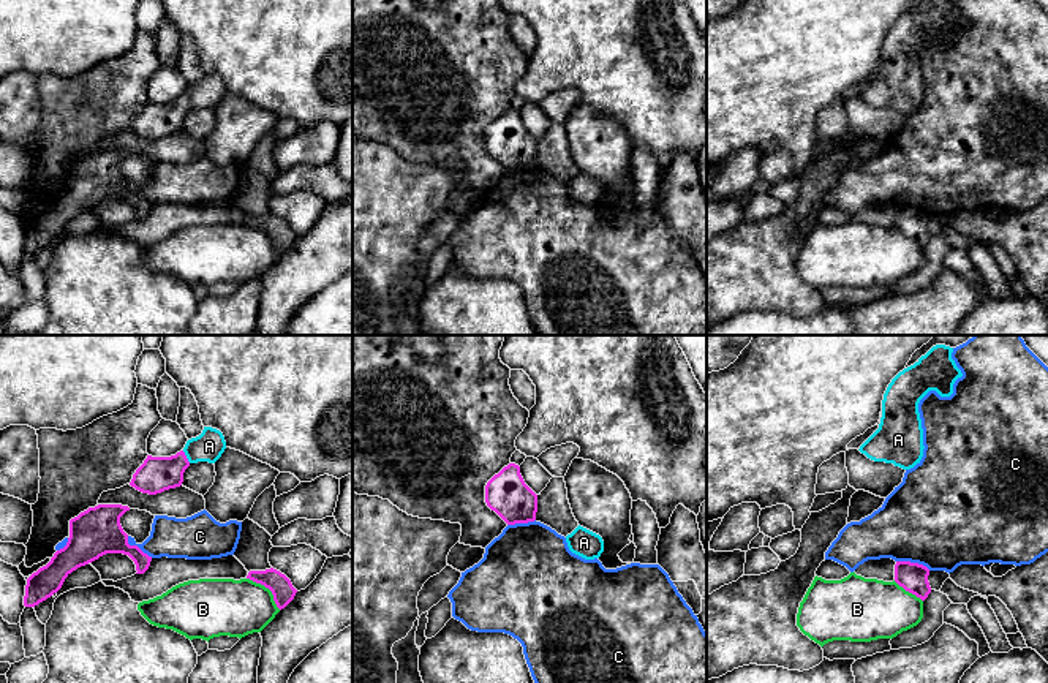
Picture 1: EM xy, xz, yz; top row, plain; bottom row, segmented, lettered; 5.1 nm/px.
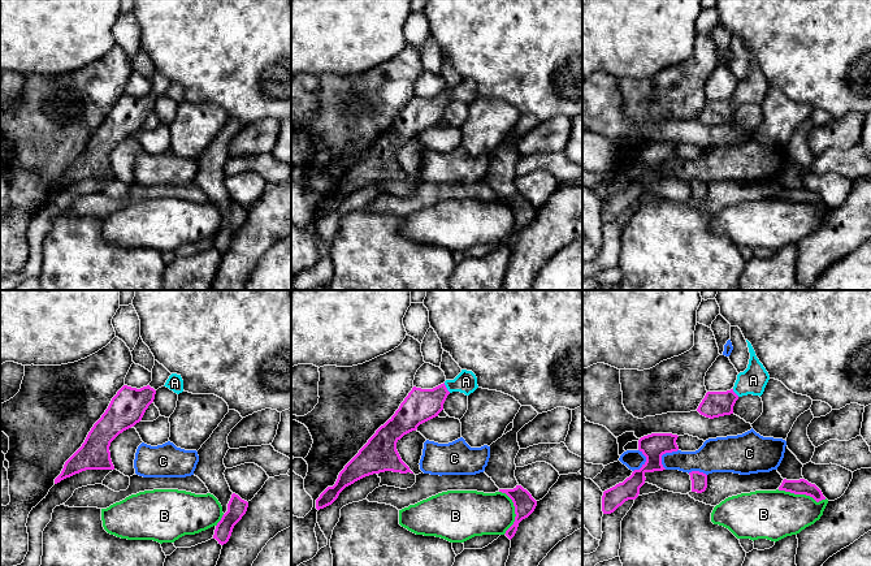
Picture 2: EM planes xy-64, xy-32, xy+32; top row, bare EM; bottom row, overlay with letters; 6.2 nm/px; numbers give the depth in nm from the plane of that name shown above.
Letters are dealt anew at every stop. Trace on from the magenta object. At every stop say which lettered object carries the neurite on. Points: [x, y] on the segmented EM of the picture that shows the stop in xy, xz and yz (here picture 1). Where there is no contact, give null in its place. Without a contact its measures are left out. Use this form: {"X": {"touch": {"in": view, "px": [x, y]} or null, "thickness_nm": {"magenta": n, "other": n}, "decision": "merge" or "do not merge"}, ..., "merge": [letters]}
{"A": {"touch": {"in": "xy", "px": [185, 457]}, "thickness_nm": {"magenta": 180, "other": 150}, "decision": "merge"}, "B": {"touch": {"in": "xy", "px": [267, 587]}, "thickness_nm": {"magenta": 120, "other": 280}, "decision": "do not merge"}, "C": {"touch": {"in": "yz", "px": [914, 563]}, "thickness_nm": {"magenta": 150, "other": 480}, "decision": "do not merge"}, "merge": ["A"]}

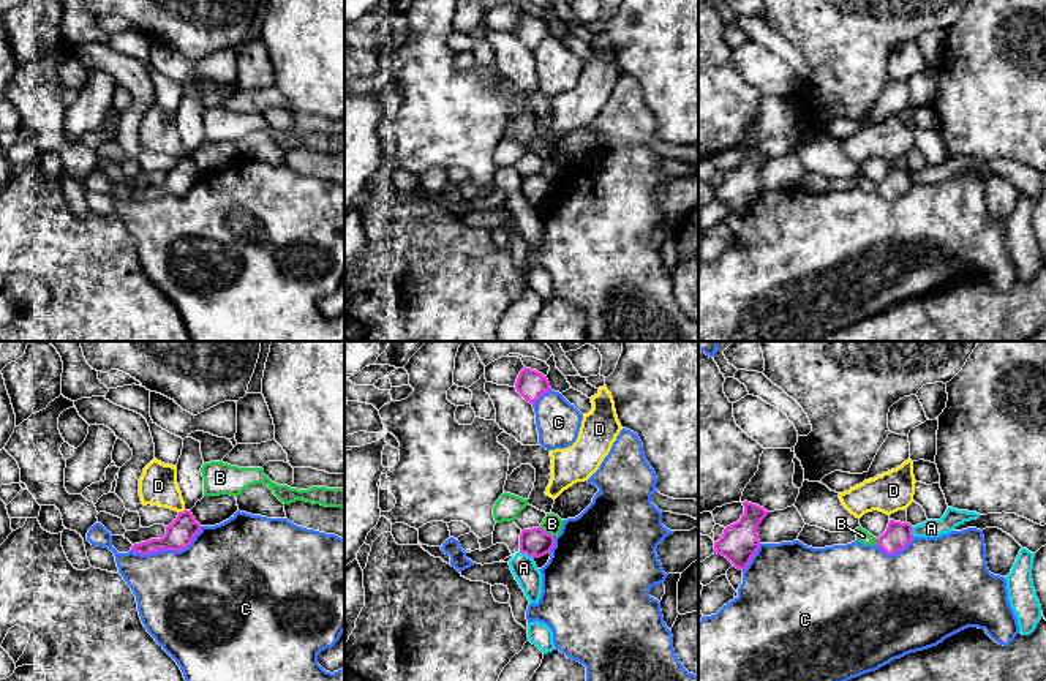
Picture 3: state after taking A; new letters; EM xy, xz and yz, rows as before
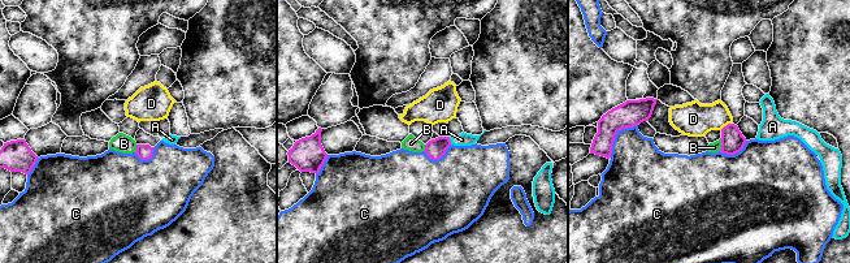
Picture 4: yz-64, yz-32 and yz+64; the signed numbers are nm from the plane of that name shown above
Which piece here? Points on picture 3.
{"A": {"touch": {"in": "xz", "px": [526, 553]}, "thickness_nm": {"magenta": 150, "other": 130}, "decision": "do not merge"}, "B": {"touch": {"in": "xz", "px": [545, 531]}, "thickness_nm": {"magenta": 150, "other": 100}, "decision": "do not merge"}, "C": {"touch": {"in": "xy", "px": [168, 549]}, "thickness_nm": {"magenta": 140, "other": 460}, "decision": "do not merge"}, "D": {"touch": {"in": "xy", "px": [180, 512]}, "thickness_nm": {"magenta": 140, "other": 190}, "decision": "do not merge"}, "merge": []}

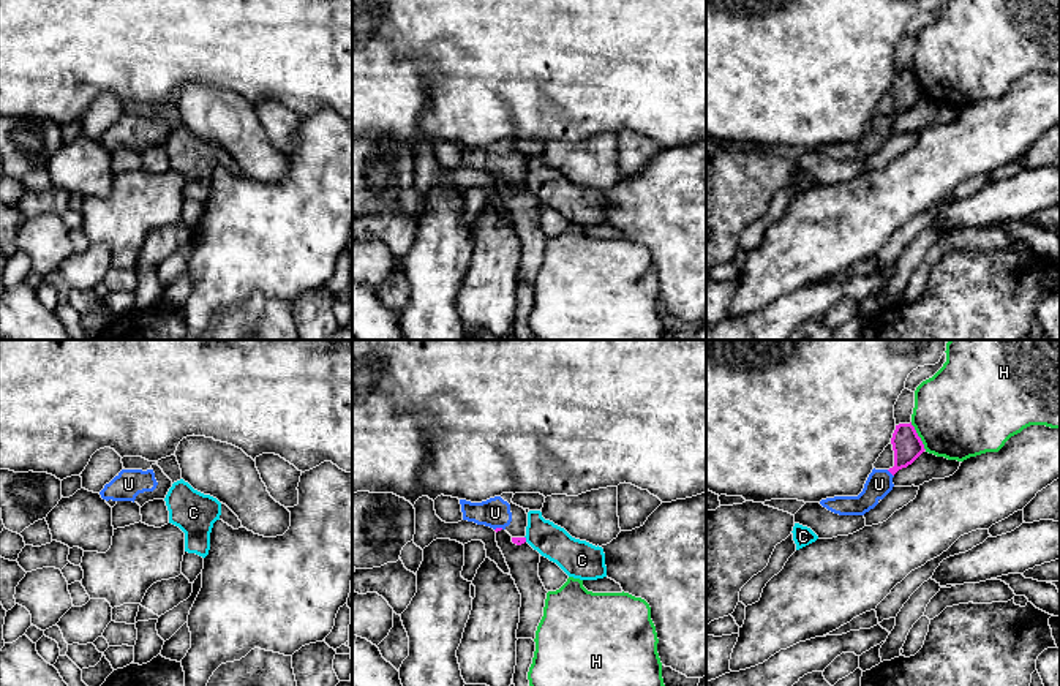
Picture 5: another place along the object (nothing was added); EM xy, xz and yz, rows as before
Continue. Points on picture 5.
{"C": {"touch": {"in": "xz", "px": [525, 539]}, "thickness_nm": {"magenta": 50, "other": 170}, "decision": "do not merge"}, "H": {"touch": {"in": "yz", "px": [918, 437]}, "thickness_nm": {"magenta": 150, "other": 460}, "decision": "do not merge"}, "U": {"touch": {"in": "yz", "px": [890, 471]}, "thickness_nm": {"magenta": 150, "other": 140}, "decision": "merge"}, "merge": ["U"]}

